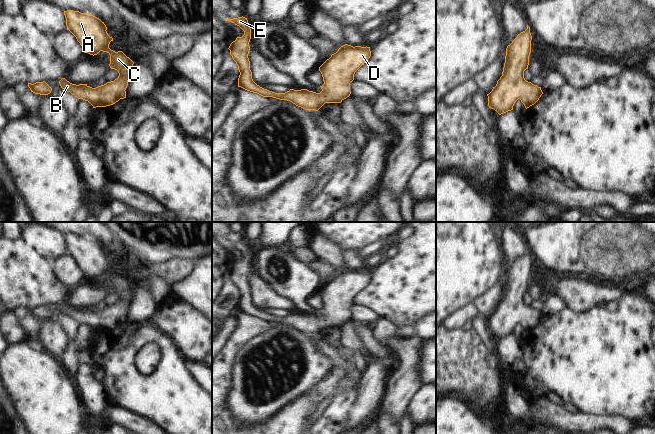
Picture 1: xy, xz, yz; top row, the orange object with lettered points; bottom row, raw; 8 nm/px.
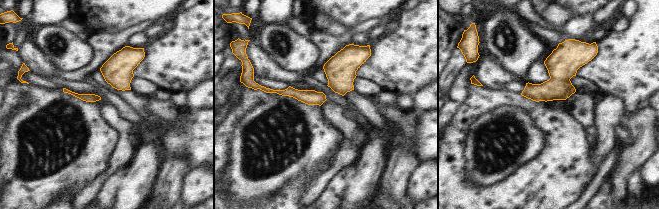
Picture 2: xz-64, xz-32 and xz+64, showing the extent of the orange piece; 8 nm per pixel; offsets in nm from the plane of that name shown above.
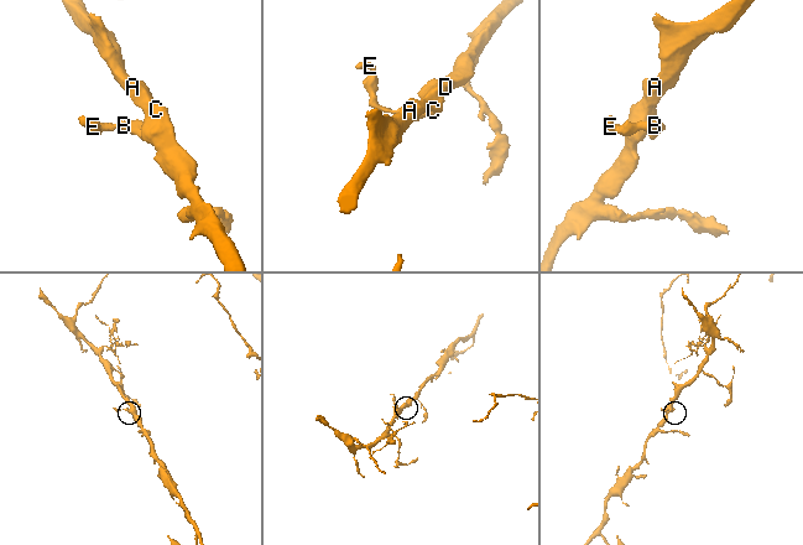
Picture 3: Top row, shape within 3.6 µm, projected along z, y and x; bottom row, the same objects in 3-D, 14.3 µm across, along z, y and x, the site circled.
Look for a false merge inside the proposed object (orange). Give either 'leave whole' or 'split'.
leave whole

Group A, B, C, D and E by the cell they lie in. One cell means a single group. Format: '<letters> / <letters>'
A B C D E

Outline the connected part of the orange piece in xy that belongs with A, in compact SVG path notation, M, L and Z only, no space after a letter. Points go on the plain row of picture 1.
M64 235L67 254L69 254L84 273L84 277L97 279L100 275L110 279L110 292L118 295L119 300L111 306L92 312L87 308L72 308L65 302L59 305L62 313L78 323L88 325L93 332L106 331L126 322L128 304L132 298L134 286L122 275L109 272L113 265L107 257L107 251L99 242L79 235Z

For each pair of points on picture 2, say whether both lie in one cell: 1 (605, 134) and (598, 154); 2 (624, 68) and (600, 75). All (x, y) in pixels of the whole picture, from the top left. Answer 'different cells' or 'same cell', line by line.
1: same cell
2: same cell

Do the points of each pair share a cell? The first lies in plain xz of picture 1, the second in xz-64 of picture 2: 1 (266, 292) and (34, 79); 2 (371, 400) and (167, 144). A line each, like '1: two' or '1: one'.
1: two
2: two

